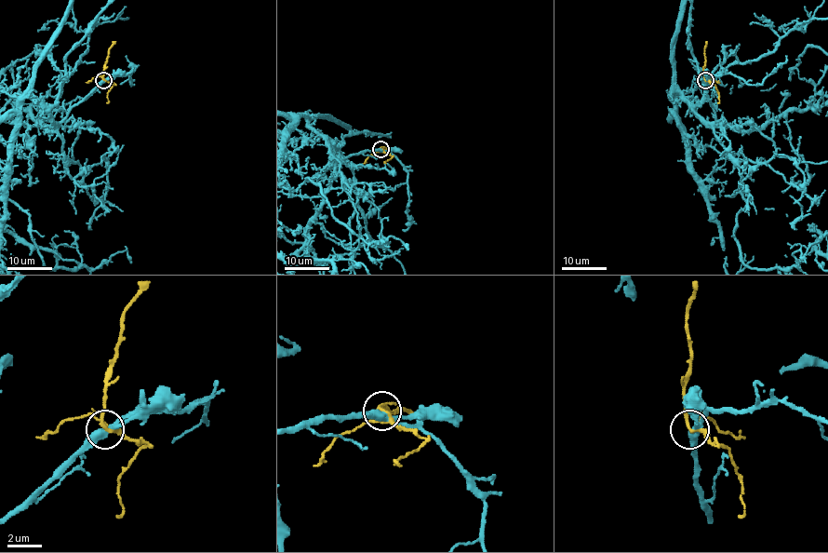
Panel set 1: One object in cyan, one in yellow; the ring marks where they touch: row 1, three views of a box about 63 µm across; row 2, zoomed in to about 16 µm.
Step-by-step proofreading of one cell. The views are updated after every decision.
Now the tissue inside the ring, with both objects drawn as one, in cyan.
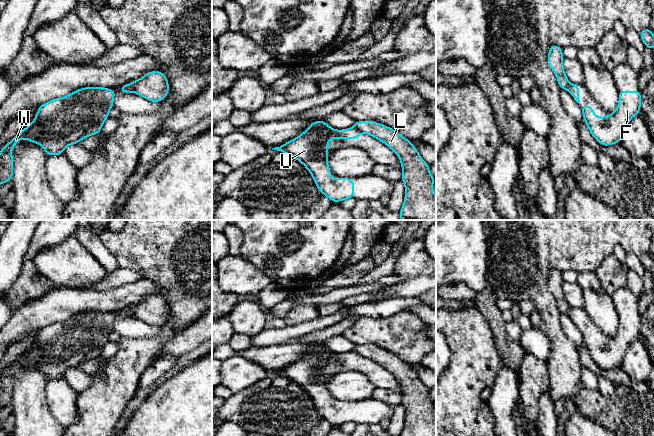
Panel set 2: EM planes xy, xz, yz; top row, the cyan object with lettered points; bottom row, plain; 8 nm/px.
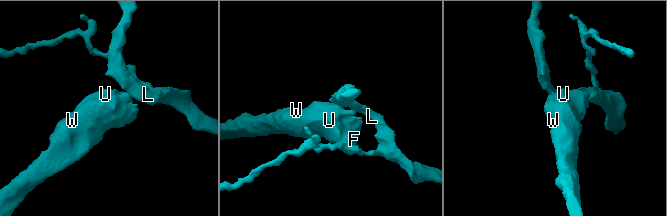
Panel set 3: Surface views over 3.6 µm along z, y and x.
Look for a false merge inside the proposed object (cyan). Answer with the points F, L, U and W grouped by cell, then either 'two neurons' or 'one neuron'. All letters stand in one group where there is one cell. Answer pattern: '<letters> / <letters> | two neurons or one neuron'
F U W / L | two neurons

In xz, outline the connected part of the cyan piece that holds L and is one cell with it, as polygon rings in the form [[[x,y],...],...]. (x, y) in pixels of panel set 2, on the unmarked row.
[[[370,344],[355,345],[353,352],[386,368],[399,381],[403,394],[401,405],[405,408],[405,424],[400,436],[436,436],[436,419],[432,413],[435,401],[430,398],[430,390],[420,381],[411,364],[404,362],[392,352]]]

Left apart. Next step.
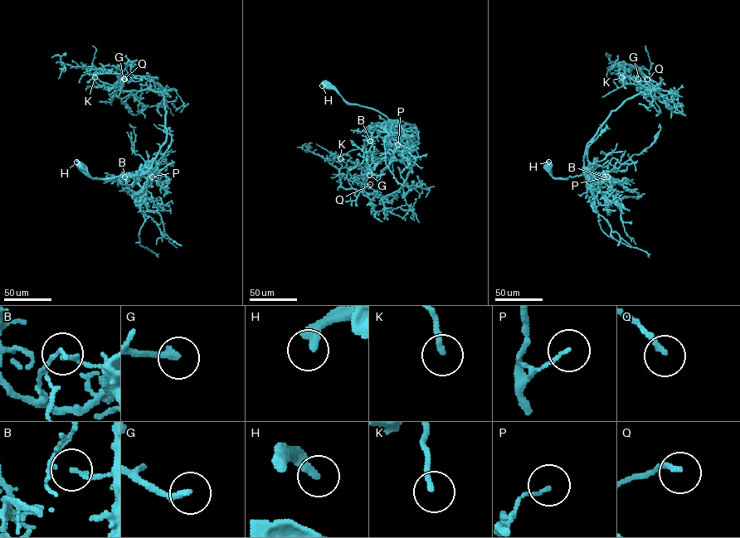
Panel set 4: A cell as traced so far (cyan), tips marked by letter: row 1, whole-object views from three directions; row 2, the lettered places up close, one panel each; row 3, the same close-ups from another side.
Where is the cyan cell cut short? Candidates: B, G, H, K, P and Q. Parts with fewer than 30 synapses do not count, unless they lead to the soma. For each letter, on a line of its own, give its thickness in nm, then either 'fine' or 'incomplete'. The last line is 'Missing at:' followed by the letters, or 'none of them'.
B: calibre 130 nm; fine
G: calibre 240 nm; incomplete
H: calibre 340 nm; fine
K: calibre 200 nm; fine
P: calibre 100 nm; fine
Q: calibre 170 nm; fine
Missing at: G

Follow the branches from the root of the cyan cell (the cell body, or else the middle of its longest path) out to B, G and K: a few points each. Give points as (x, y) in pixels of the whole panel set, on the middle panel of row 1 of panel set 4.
B: (325, 84), (333, 89), (348, 104), (373, 109), (389, 120), (377, 127), (370, 141)
G: (325, 84), (348, 104), (411, 128), (410, 171), (402, 186), (385, 196), (369, 194), (363, 181), (369, 175)
K: (325, 84), (348, 104), (373, 109), (411, 128), (410, 171), (393, 193), (344, 188), (333, 165), (340, 158)

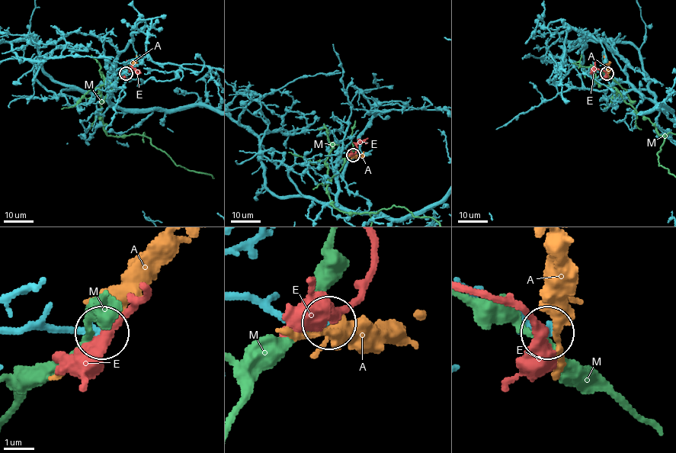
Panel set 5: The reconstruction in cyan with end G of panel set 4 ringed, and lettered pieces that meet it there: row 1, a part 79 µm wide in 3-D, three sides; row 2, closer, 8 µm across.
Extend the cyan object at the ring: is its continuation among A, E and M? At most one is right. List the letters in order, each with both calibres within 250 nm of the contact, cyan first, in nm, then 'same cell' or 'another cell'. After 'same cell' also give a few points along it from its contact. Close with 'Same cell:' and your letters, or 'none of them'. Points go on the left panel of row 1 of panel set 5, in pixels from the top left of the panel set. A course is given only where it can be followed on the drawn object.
A: 280 nm thick on the cyan side, 240 nm on the other; another cell
E: 260 nm thick on the cyan side, 500 nm on the other; same cell; it runs (124, 74), (129, 69), (141, 73)
M: 280 nm thick on the cyan side, 200 nm on the other; another cell
Same cell: E

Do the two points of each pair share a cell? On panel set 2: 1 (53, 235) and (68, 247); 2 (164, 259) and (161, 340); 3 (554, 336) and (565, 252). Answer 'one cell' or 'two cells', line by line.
1: two cells
2: one cell
3: one cell

